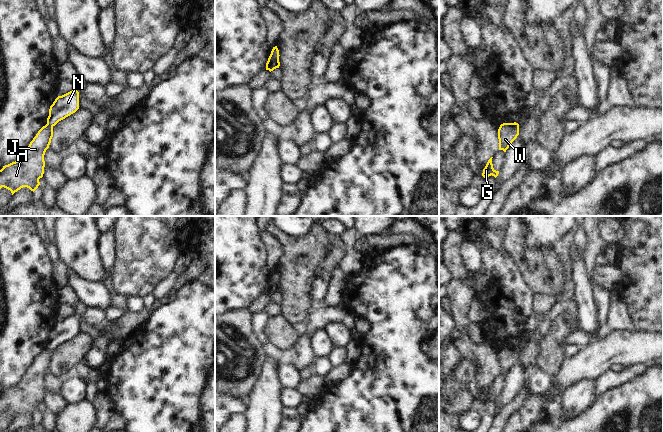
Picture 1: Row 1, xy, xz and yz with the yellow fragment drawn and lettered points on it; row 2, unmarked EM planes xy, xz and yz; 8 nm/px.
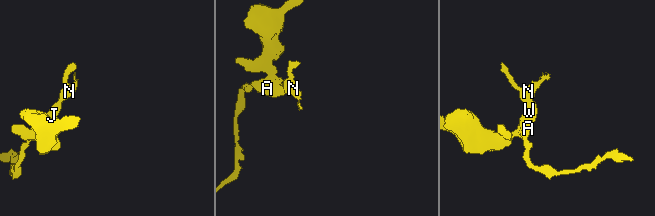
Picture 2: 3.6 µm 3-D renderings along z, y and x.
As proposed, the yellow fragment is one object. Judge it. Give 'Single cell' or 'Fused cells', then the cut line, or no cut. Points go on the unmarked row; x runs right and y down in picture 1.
Fused cells. Split along xz (271, 277), (278, 283).

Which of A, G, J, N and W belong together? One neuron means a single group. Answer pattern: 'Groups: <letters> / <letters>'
Groups: A G J W / N.

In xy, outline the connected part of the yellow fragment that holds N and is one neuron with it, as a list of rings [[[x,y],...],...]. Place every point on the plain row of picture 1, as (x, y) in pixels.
[[[72,314],[62,320],[58,320],[49,333],[47,348],[55,350],[79,333],[79,316]]]

